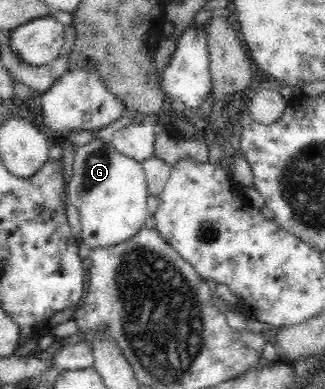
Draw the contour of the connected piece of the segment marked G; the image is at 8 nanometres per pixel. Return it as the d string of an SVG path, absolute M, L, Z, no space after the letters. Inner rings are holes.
M93 141L78 147L71 180L67 183L67 202L76 206L80 221L80 240L92 247L112 247L132 239L145 227L148 190L141 163L122 155L112 143Z

